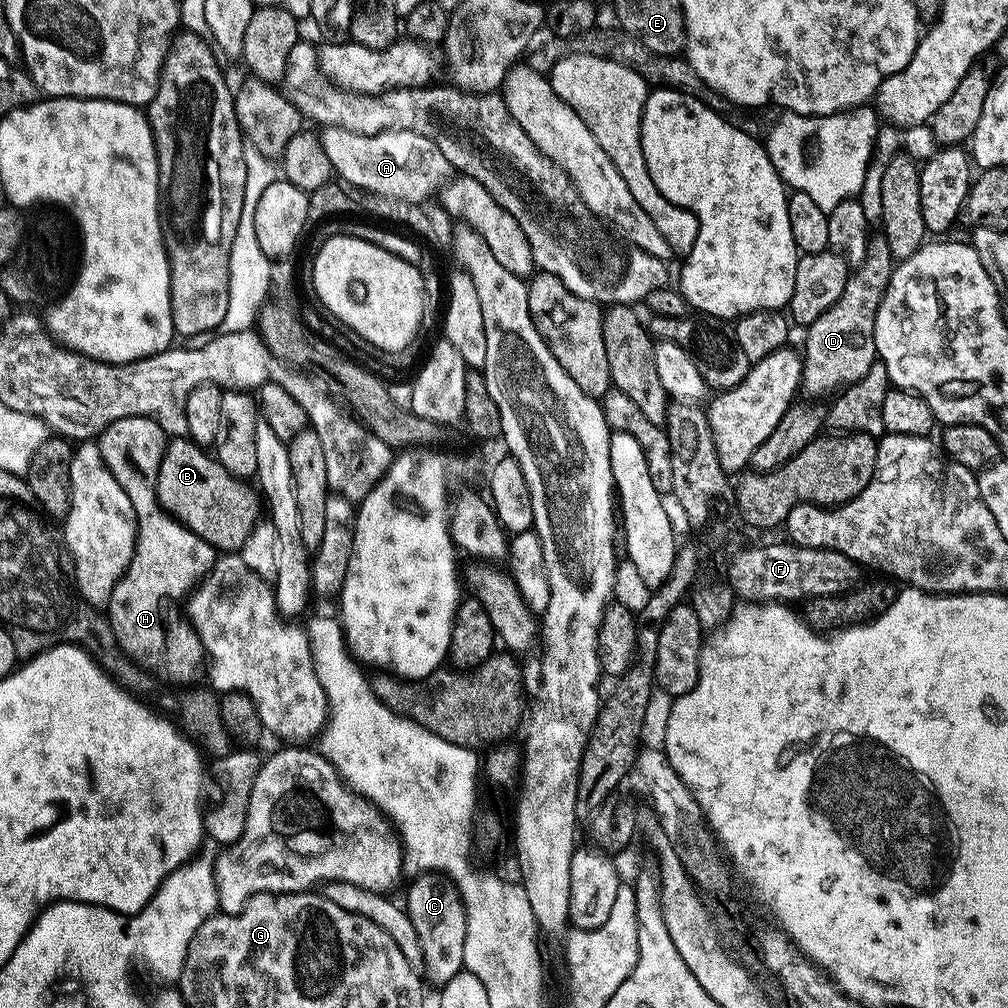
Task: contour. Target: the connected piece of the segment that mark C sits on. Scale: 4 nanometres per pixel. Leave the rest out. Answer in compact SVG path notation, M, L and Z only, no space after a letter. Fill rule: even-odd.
M424 872L415 877L409 884L412 885L408 888L406 911L410 922L414 922L414 931L418 933L418 946L422 946L422 958L424 959L422 972L429 985L443 986L446 982L450 982L450 978L454 978L454 974L465 971L466 910L464 903L454 886L454 882L439 872Z

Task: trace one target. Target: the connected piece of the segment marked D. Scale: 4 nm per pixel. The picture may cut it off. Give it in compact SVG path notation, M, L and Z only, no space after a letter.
M872 234L868 237L866 254L860 264L846 282L846 290L812 324L807 325L802 347L802 363L804 374L802 388L806 393L830 392L843 389L853 384L872 364L877 363L876 347L874 346L874 322L878 314L878 306L882 306L882 298L886 294L886 286L890 286L890 278L894 261L890 254L890 242L886 242L883 234Z

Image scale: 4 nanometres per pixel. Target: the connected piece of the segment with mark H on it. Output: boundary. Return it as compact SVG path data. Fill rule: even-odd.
M145 416L122 418L100 433L98 443L110 474L114 474L114 478L118 478L118 486L126 490L126 498L130 498L130 506L134 506L136 515L136 552L132 556L128 571L124 573L124 577L112 591L112 597L108 599L106 619L112 625L114 638L118 638L122 650L132 659L133 664L140 665L157 681L180 684L176 686L195 685L192 683L206 672L206 651L199 634L192 627L191 620L182 611L182 604L176 600L183 601L207 576L209 570L216 565L218 553L202 538L198 538L198 534L194 534L186 525L179 524L168 515L158 502L156 483L166 447L166 434L162 426L158 426L158 422Z

